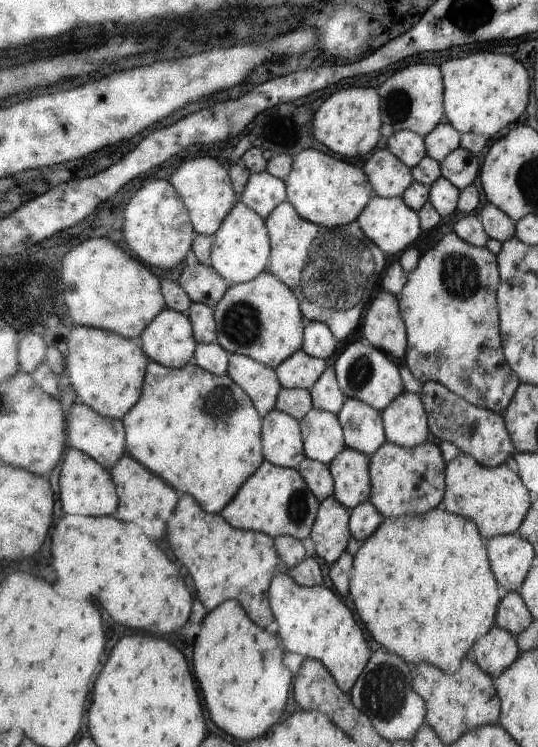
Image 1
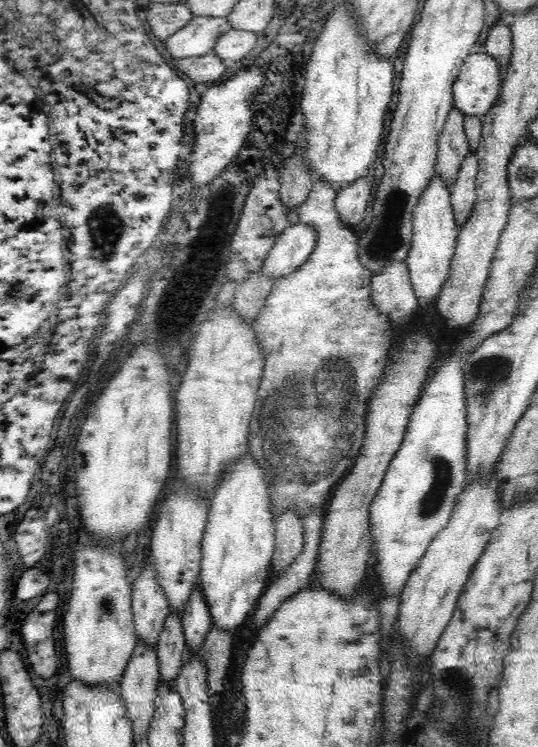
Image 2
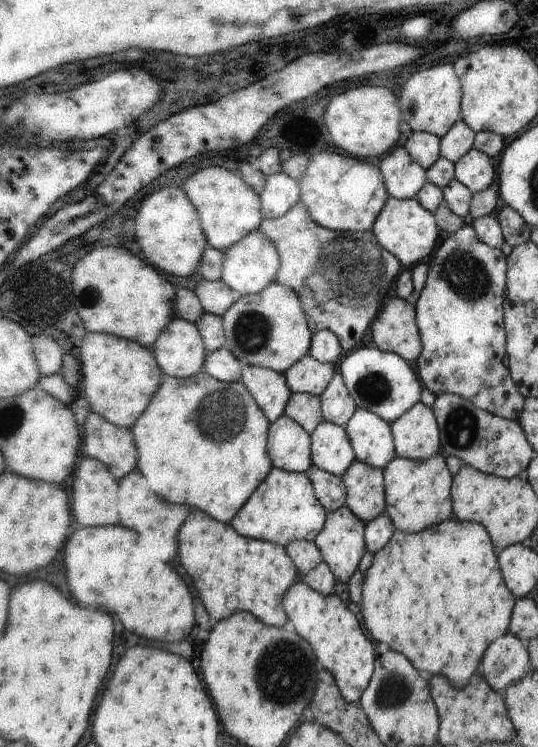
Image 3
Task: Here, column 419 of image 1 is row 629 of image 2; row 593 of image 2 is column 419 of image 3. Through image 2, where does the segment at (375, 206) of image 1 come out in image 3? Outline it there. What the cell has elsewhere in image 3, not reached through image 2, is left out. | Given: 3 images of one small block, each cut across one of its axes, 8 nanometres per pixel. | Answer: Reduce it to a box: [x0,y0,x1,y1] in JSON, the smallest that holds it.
[371,198,440,267]

